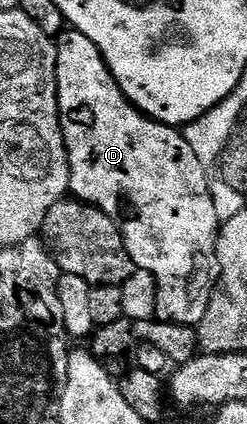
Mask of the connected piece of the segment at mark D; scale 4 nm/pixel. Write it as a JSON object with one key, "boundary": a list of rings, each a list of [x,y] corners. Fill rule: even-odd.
{"boundary":[[[74,30],[64,31],[63,35],[58,37],[55,49],[57,50],[59,121],[65,138],[69,166],[71,167],[70,195],[76,200],[82,200],[84,204],[91,204],[94,208],[99,208],[109,218],[115,220],[120,232],[123,233],[123,241],[129,250],[131,261],[135,264],[135,267],[153,274],[153,278],[157,282],[159,307],[162,315],[173,324],[199,325],[205,318],[205,310],[209,306],[212,294],[215,293],[215,282],[219,278],[219,255],[215,245],[219,242],[221,222],[217,218],[217,210],[213,210],[209,175],[207,176],[208,169],[201,162],[201,158],[197,158],[197,154],[193,154],[193,149],[190,148],[189,142],[185,142],[182,131],[178,127],[152,120],[151,117],[143,115],[139,109],[133,107],[123,97],[121,86],[117,86],[109,66],[103,60],[103,55],[97,50],[97,46],[93,46],[93,42],[89,42],[89,38],[85,38],[85,34]]]}

